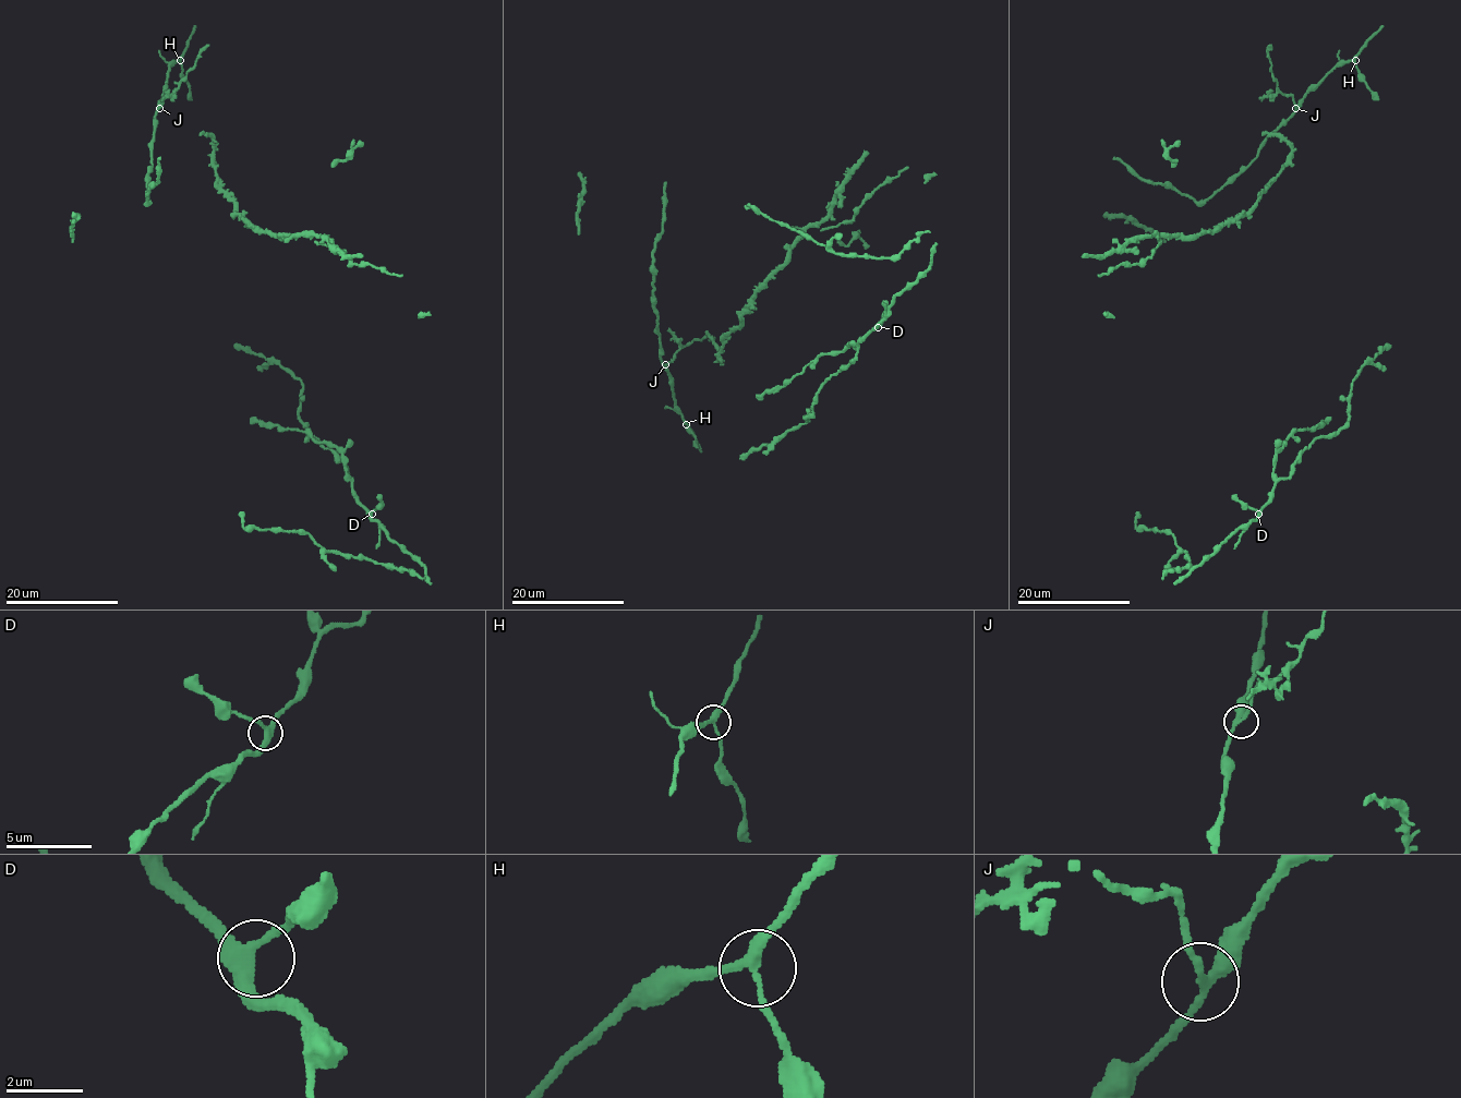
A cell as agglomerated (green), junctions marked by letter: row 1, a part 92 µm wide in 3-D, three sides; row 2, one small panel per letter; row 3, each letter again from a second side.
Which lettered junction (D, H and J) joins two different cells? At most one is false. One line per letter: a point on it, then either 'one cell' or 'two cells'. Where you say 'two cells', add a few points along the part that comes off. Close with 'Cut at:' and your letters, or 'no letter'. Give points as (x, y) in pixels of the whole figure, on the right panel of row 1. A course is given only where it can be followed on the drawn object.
D: place (1258, 514); one cell
H: place (1355, 60); one cell
J: place (1295, 108); two cells; course (1295, 108), (1293, 98), (1276, 87), (1268, 55), (1269, 45)
Cut at: J

